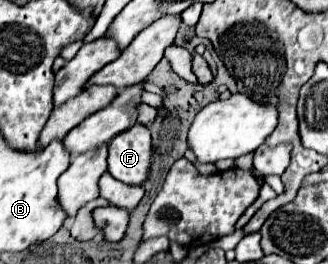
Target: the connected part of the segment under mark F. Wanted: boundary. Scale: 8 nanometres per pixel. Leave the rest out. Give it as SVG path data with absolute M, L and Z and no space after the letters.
M137 123L129 131L119 133L109 145L109 173L127 185L143 185L153 159L149 129Z

